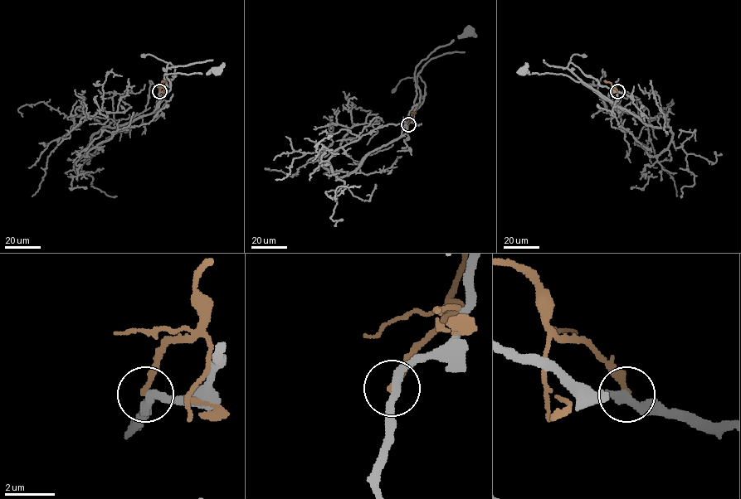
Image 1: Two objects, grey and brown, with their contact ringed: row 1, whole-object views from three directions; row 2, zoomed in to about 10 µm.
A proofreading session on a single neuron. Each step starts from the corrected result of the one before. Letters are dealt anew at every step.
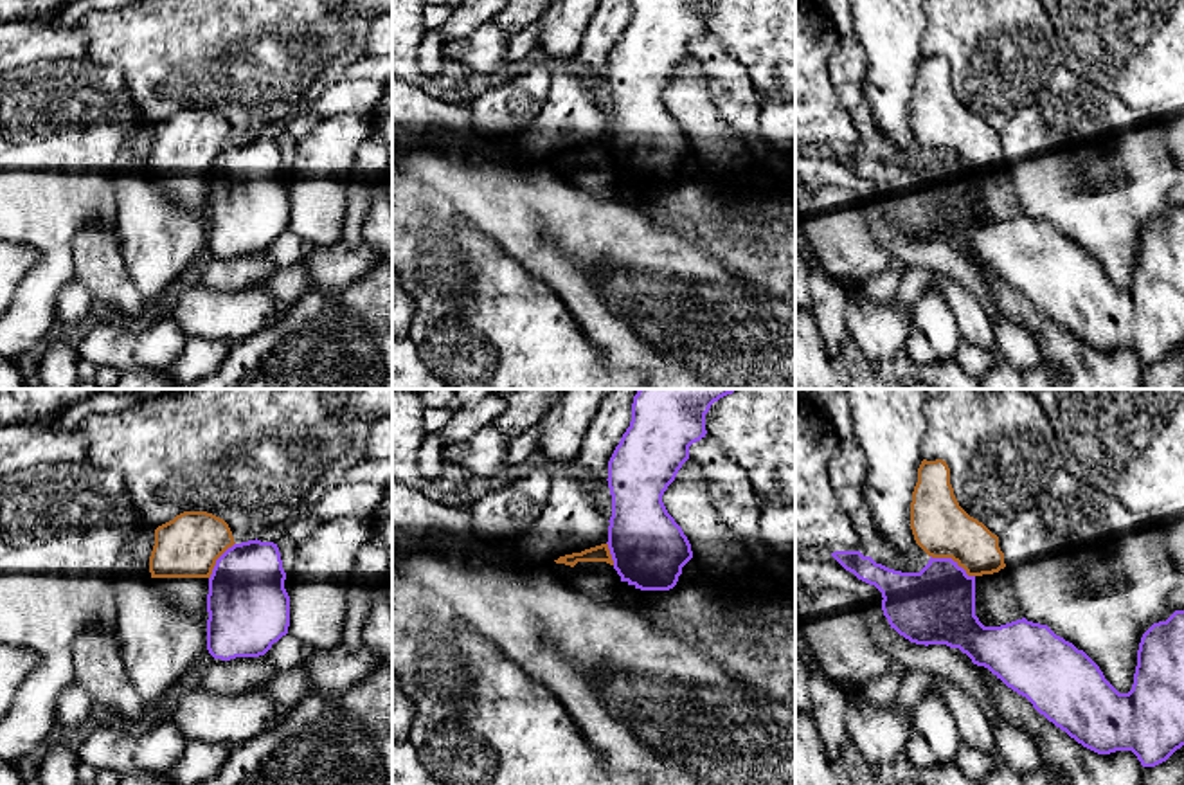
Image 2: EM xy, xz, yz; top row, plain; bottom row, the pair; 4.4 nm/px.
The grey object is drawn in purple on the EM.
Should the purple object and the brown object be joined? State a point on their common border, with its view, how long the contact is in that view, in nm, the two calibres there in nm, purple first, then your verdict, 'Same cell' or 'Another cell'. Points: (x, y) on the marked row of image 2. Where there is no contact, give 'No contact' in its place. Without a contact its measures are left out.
Touches purple at yz (950, 559). Shared border 220 nm. Thickness 340 nm (purple) against 260 nm. Another cell

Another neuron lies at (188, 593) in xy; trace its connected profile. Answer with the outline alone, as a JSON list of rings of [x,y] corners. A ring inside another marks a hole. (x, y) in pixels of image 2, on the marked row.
[[[184,511],[155,529],[149,573],[175,605],[207,625],[209,578],[216,560],[232,547],[229,524],[207,511]]]

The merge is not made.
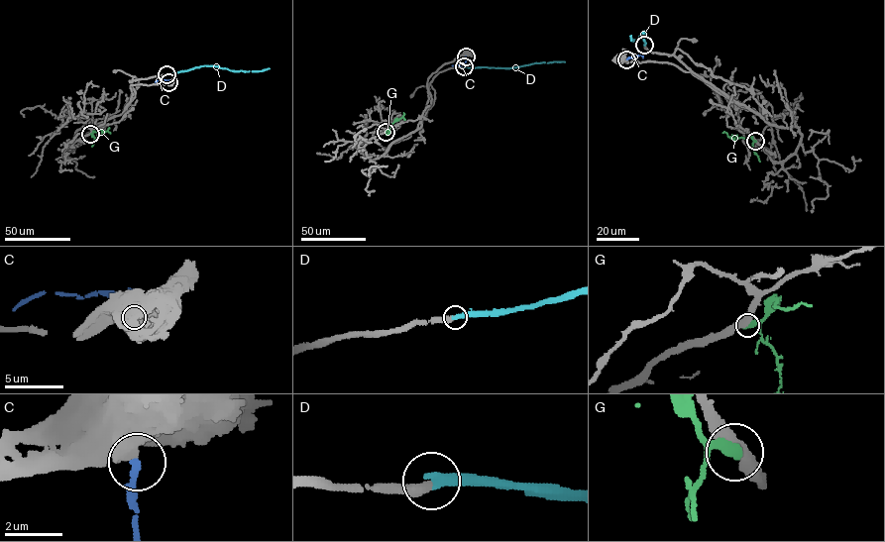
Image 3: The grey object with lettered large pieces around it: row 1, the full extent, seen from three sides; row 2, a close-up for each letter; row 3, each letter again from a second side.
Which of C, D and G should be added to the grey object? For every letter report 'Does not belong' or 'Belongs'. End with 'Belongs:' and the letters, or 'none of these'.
C: Does not belong
D: Belongs
G: Does not belong
Belongs: D

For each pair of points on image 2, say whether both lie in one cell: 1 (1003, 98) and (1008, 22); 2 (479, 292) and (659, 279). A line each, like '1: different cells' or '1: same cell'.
1: same cell
2: different cells

